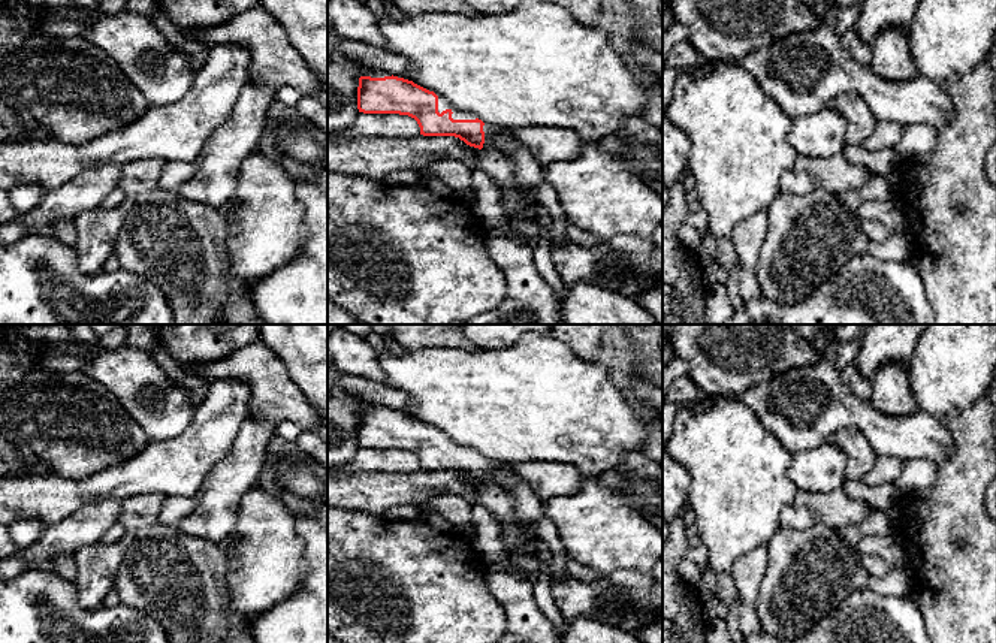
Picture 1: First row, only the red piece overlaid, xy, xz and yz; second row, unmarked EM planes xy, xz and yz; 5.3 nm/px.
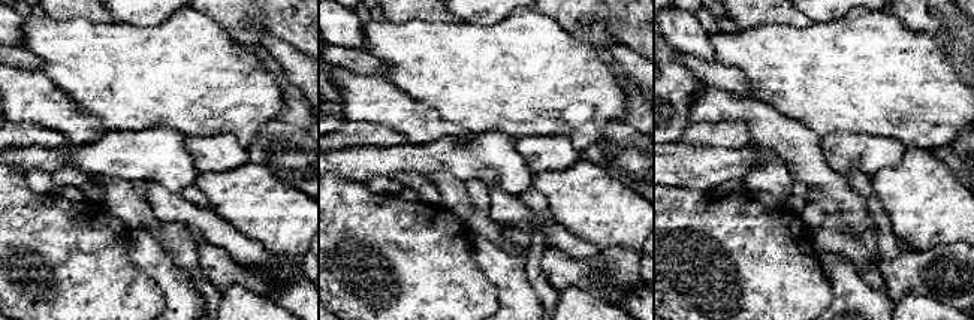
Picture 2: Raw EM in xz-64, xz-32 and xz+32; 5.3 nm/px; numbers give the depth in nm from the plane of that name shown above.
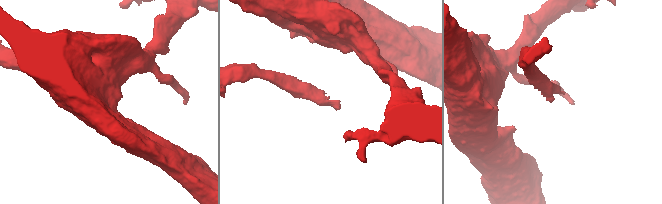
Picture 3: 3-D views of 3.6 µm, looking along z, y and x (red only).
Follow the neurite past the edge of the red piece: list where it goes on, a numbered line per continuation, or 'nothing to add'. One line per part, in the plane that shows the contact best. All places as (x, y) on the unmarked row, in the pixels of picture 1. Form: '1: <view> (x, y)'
1: xz (367, 407)
2: xz (443, 438)

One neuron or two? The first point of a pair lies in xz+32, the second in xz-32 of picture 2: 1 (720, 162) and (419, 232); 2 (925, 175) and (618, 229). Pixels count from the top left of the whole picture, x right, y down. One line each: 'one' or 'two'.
1: two
2: one

